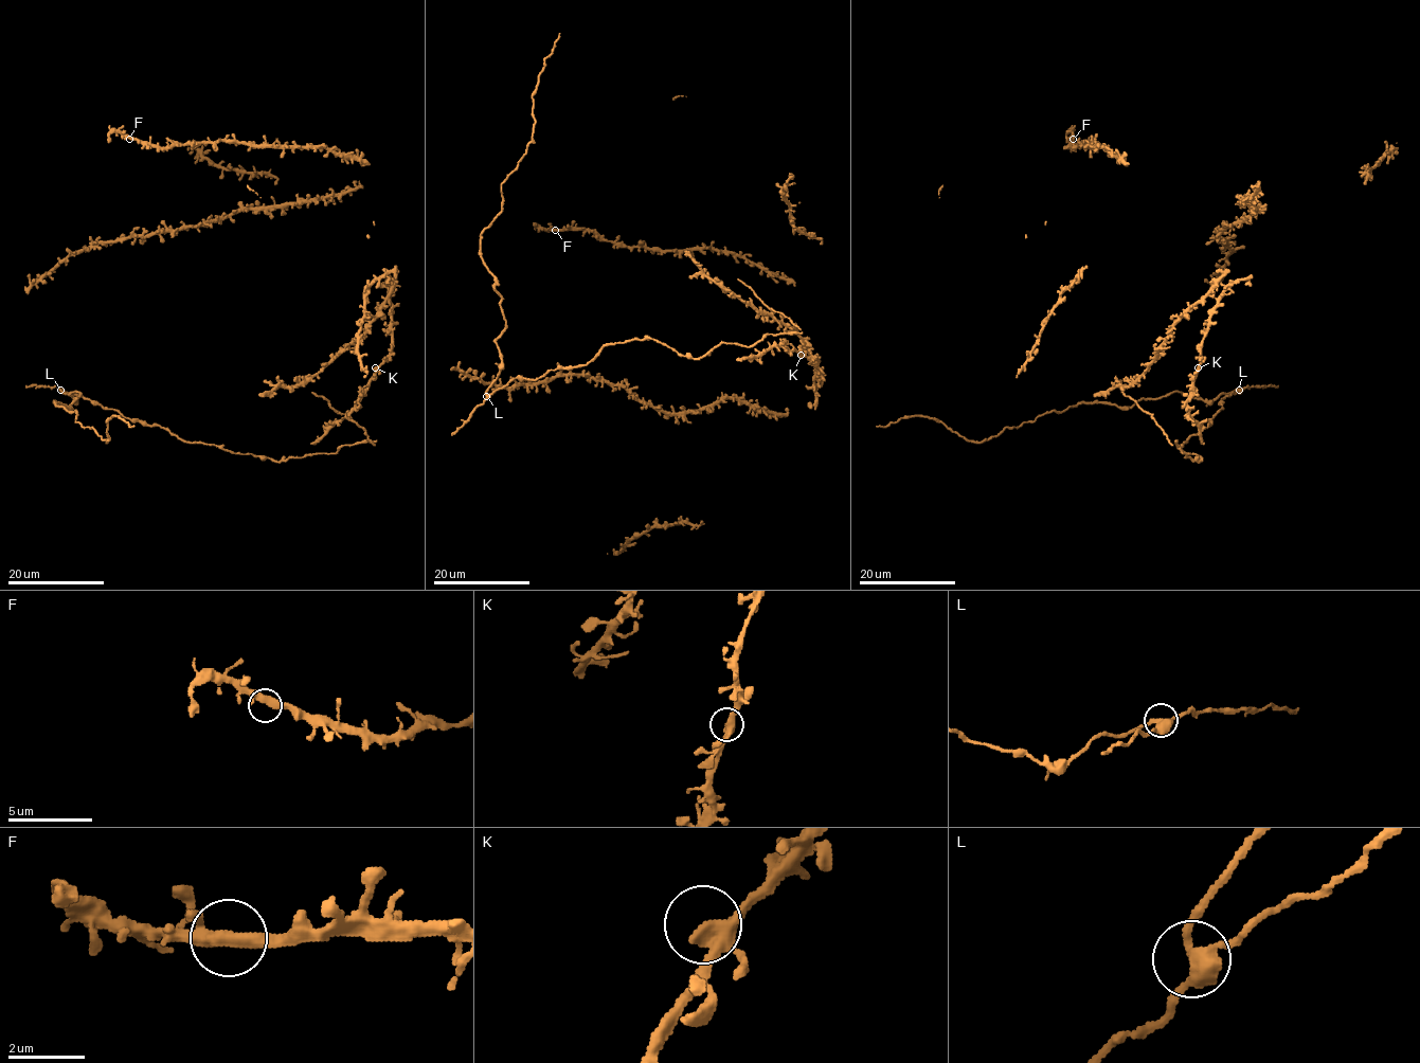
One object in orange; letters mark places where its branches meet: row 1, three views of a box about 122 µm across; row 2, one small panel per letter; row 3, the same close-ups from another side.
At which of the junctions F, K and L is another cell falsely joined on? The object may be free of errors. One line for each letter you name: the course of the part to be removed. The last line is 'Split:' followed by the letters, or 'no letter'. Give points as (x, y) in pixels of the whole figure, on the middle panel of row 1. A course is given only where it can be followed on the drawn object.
L: course (486, 395), (506, 320), (481, 234), (533, 140), (533, 97), (560, 34)
Split: L

